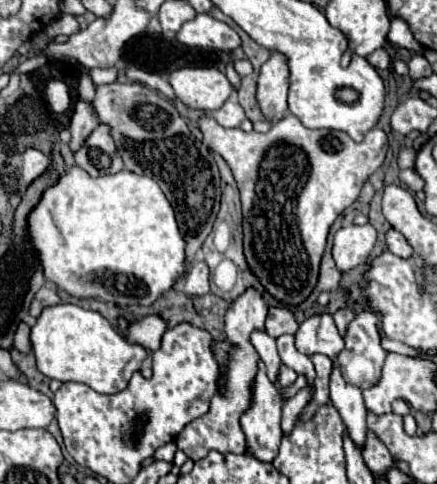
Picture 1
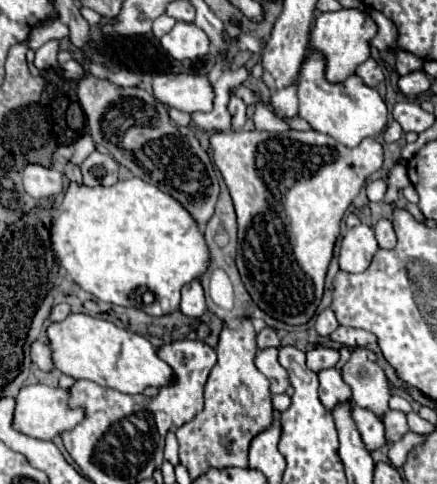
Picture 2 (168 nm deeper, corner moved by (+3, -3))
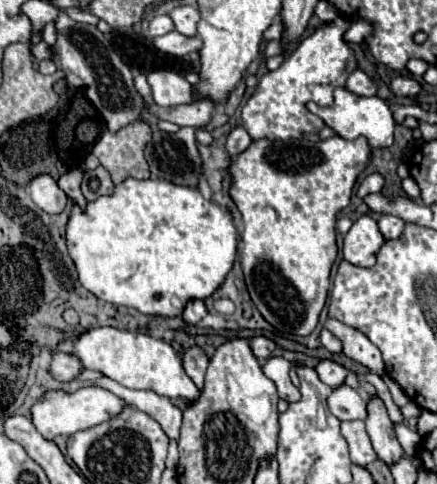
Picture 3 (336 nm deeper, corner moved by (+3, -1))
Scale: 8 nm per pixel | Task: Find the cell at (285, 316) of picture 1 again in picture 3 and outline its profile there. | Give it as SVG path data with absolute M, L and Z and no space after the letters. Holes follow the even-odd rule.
M254 337L250 339L250 347L252 347L252 353L258 357L258 359L268 359L270 353L276 349L274 341L266 339L266 337Z

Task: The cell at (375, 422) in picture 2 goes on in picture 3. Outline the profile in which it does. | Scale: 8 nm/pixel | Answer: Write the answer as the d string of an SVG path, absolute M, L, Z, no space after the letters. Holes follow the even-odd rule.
M344 421L342 423L342 437L350 445L350 459L354 465L368 467L372 461L376 461L364 421Z

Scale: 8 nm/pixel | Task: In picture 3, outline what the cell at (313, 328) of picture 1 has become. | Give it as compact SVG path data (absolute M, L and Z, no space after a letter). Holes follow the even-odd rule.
M320 361L316 367L316 373L322 379L322 383L326 383L332 389L338 389L348 375L348 371L334 361Z

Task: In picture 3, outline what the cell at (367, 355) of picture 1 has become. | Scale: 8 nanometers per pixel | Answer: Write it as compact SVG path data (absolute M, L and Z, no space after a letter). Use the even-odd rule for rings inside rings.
M378 397L370 399L368 401L368 411L370 411L370 415L366 419L366 429L368 429L368 435L372 439L372 447L378 455L378 459L386 467L390 467L392 463L398 463L406 453L396 439L394 427L392 427L392 421L390 421L388 413L386 413L384 403Z

